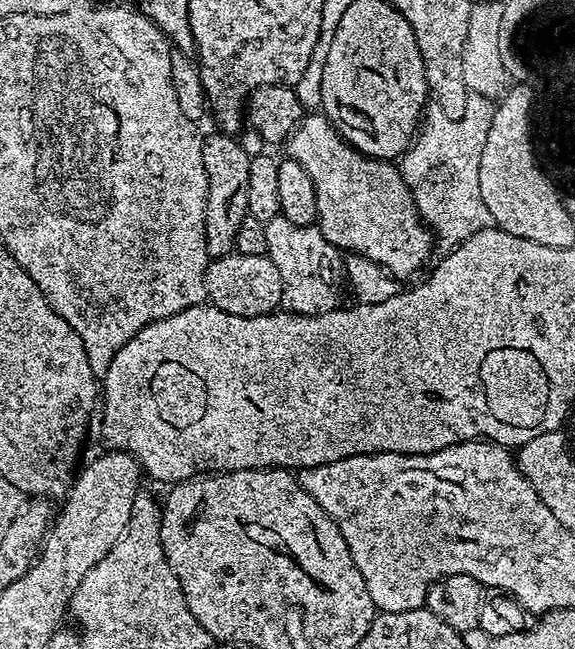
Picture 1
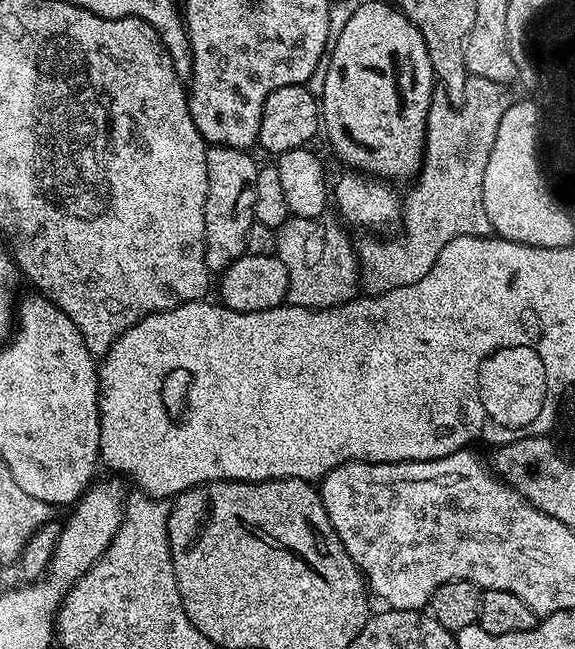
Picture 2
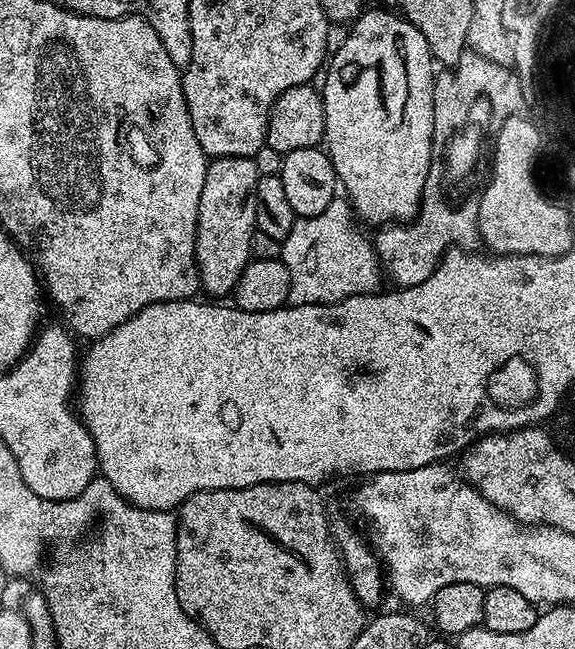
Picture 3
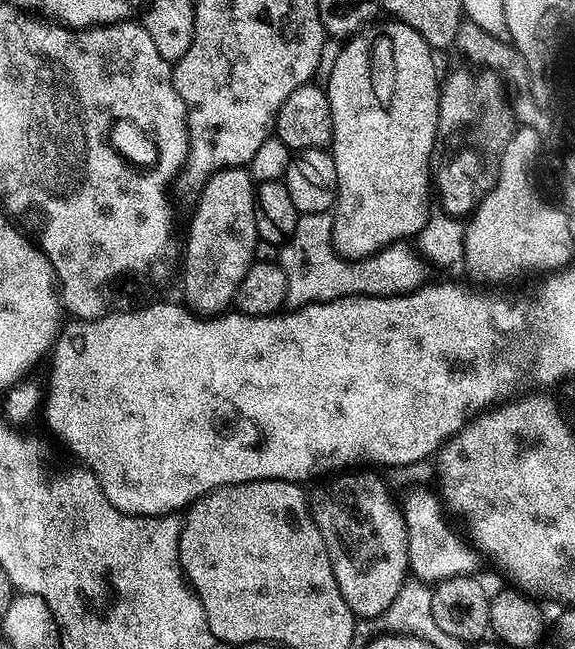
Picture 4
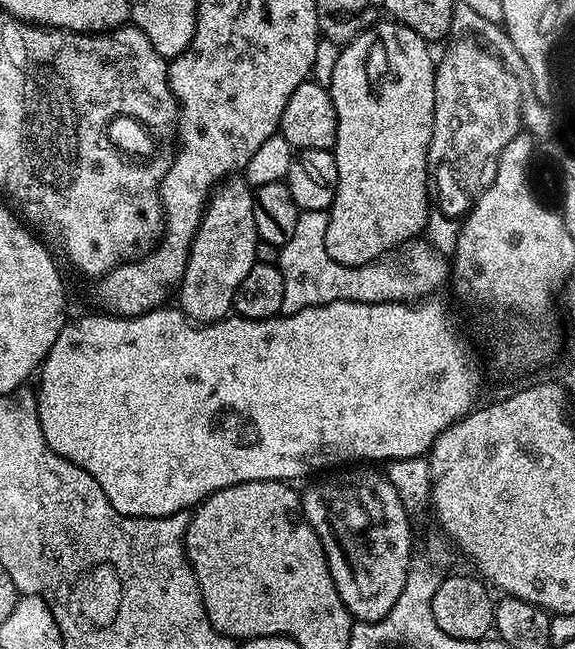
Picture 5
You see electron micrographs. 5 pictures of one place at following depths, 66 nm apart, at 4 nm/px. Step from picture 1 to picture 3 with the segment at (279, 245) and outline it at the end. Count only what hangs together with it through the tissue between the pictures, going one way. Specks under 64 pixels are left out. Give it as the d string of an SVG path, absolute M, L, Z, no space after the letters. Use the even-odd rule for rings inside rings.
M337 198L322 214L296 219L280 245L280 257L290 270L288 304L333 304L351 296L366 296L381 287L382 265L369 237L352 225L354 213L347 199Z

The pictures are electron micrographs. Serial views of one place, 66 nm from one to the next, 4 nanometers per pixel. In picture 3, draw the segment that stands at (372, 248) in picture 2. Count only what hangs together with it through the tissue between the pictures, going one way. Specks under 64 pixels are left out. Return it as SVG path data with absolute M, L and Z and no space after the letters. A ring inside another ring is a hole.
M466 50L461 54L459 61L454 65L454 77L440 71L433 77L434 86L434 128L433 141L438 144L446 143L451 135L469 121L471 107L477 105L478 98L484 96L491 108L492 118L498 122L505 120L511 113L521 109L524 94L519 88L519 76L515 69L502 66L486 57L479 56L476 52ZM434 168L428 173L419 214L406 225L394 224L389 228L379 229L372 245L381 261L383 269L396 280L401 287L418 285L433 273L441 257L453 247L471 247L472 242L479 241L480 207L475 200L468 200L460 206L452 206L442 198L440 186L442 174Z

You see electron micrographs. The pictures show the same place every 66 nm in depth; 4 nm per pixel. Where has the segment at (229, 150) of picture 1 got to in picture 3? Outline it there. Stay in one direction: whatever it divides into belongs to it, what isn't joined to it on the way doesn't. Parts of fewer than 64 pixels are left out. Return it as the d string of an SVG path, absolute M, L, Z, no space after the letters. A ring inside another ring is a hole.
M218 156L209 163L206 170L206 182L202 186L202 198L198 202L198 216L196 222L196 273L200 275L201 289L206 293L209 292L209 297L224 298L224 296L235 289L238 278L242 274L242 270L246 270L249 260L253 259L251 252L251 236L256 232L256 182L258 179L258 171L256 172L257 161L250 156Z

